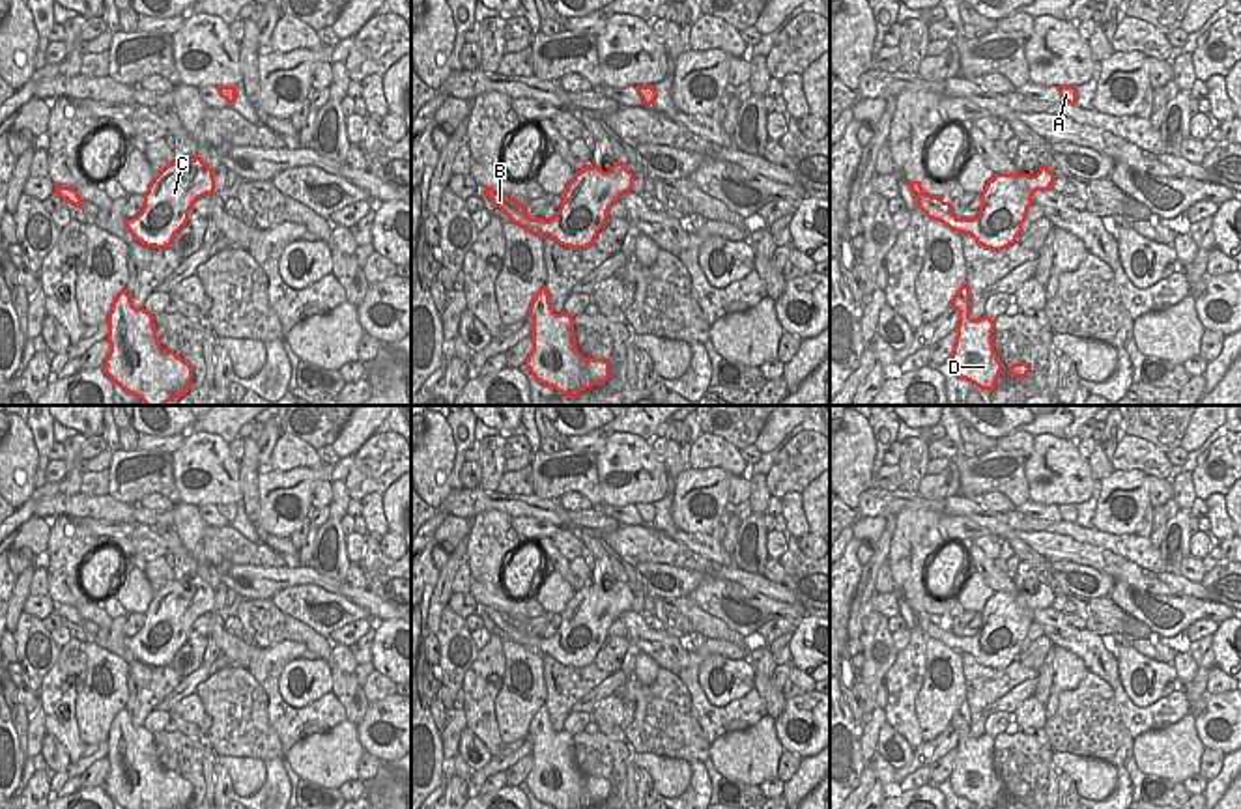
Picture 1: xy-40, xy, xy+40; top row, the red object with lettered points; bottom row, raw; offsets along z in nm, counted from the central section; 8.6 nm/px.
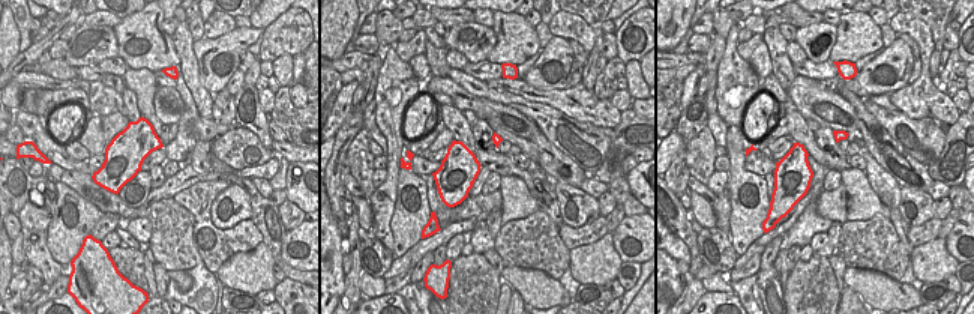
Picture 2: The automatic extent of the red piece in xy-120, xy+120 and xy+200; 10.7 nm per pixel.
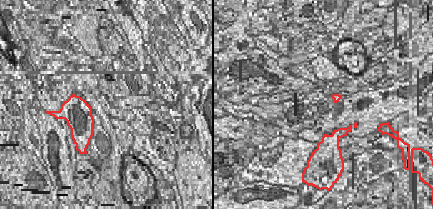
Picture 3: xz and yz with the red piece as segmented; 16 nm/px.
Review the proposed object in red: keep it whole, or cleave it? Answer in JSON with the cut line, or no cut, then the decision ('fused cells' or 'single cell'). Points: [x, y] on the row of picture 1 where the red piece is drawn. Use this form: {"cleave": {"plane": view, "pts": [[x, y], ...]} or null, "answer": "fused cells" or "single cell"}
{"cleave": null, "answer": "single cell"}

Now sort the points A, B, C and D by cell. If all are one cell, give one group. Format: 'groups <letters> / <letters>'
groups A B C D

